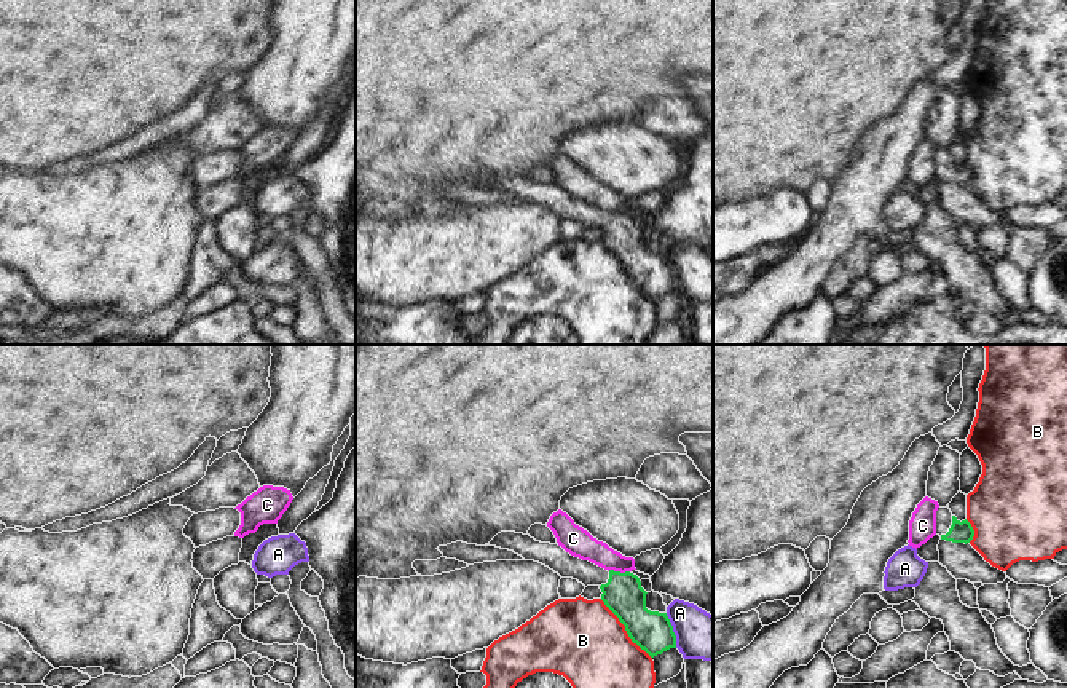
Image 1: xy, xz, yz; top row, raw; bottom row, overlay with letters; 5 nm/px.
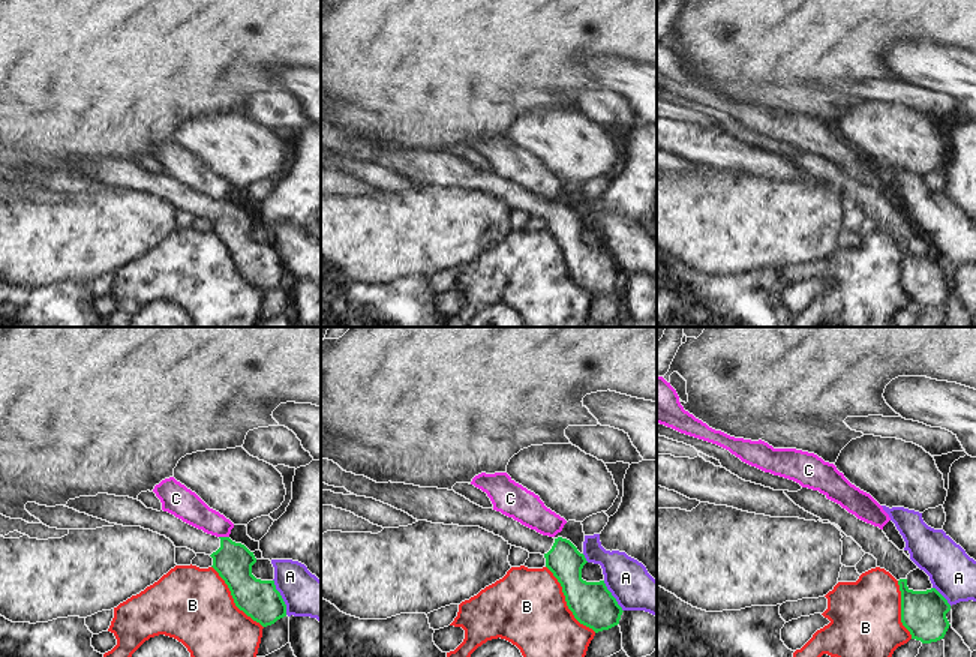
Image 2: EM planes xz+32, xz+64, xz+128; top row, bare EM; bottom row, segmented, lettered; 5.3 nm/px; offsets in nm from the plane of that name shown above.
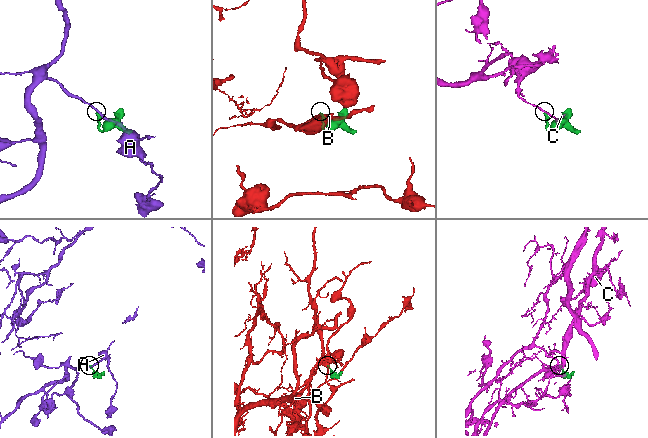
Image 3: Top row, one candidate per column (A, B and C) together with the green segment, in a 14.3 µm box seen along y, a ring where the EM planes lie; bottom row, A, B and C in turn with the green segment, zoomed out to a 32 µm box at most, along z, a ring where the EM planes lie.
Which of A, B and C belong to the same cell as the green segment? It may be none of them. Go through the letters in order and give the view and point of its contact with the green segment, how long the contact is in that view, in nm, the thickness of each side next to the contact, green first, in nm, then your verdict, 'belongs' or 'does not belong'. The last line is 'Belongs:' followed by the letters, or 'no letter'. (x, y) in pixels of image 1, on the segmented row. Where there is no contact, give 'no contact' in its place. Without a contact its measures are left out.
A: contact xz (672, 631); length 190 nm; calibres 200 and 240 nm; does not belong
B: contact xz (626, 629); length 400 nm; calibres 200 and 400 nm; does not belong
C: contact xz (619, 572); length 110 nm; calibres 200 and 140 nm; does not belong
Belongs: no letter

